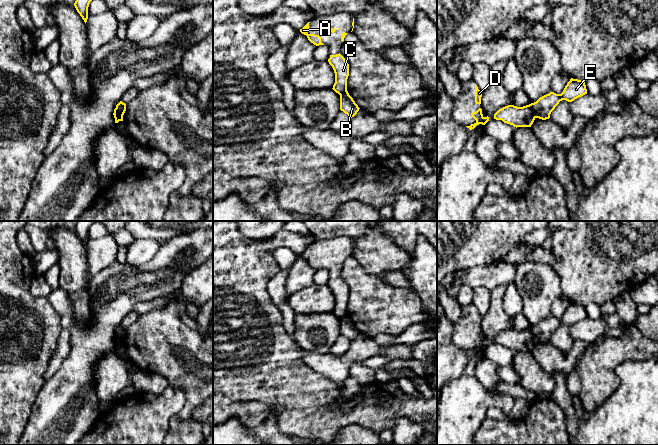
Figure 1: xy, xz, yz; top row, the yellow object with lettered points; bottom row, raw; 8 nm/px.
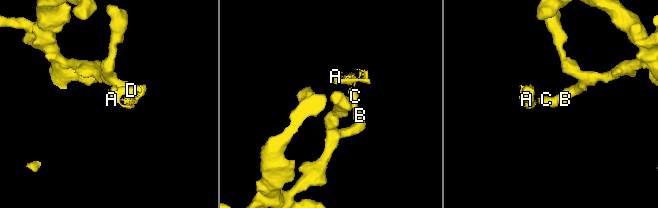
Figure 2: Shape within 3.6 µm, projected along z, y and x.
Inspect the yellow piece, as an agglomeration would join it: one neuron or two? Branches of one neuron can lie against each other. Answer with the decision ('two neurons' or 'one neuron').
two neurons

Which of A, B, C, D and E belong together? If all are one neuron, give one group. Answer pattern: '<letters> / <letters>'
A C D / B E

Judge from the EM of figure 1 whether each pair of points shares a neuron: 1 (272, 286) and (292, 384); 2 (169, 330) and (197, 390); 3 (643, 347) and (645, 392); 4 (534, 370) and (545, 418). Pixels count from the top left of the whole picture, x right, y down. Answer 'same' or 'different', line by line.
1: different
2: same
3: different
4: different

